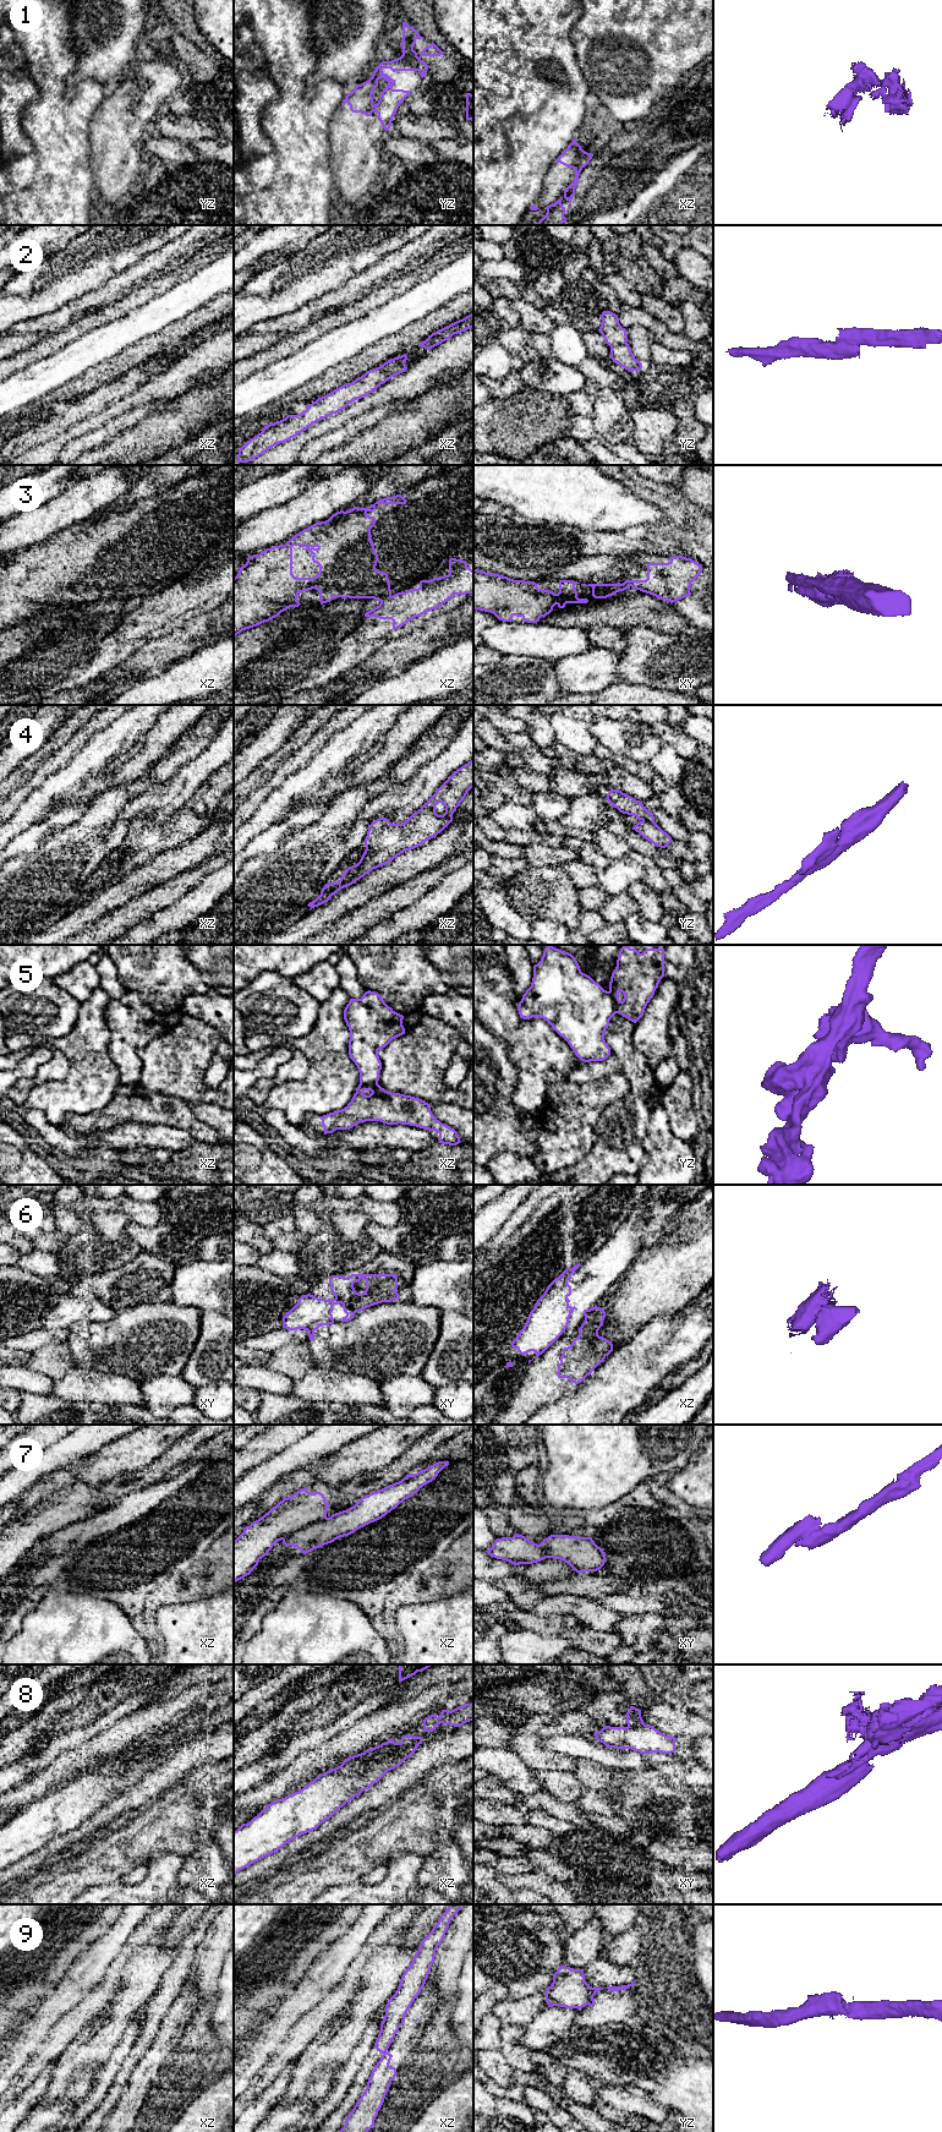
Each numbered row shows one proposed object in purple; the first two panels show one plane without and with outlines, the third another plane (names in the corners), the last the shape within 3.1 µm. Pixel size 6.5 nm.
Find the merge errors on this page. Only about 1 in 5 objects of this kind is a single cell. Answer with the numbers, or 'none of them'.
1, 2, 3, 4, 5, 6, 7, 8, 9

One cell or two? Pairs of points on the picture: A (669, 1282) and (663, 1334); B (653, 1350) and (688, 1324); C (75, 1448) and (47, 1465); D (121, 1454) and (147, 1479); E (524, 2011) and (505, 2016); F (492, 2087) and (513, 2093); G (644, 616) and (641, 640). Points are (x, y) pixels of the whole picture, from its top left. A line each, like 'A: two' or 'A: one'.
A: two
B: one
C: one
D: two
E: one
F: one
G: two

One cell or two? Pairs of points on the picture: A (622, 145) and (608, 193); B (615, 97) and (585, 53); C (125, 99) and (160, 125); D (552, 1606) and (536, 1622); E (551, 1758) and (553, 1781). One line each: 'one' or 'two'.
A: one
B: one
C: two
D: two
E: two

